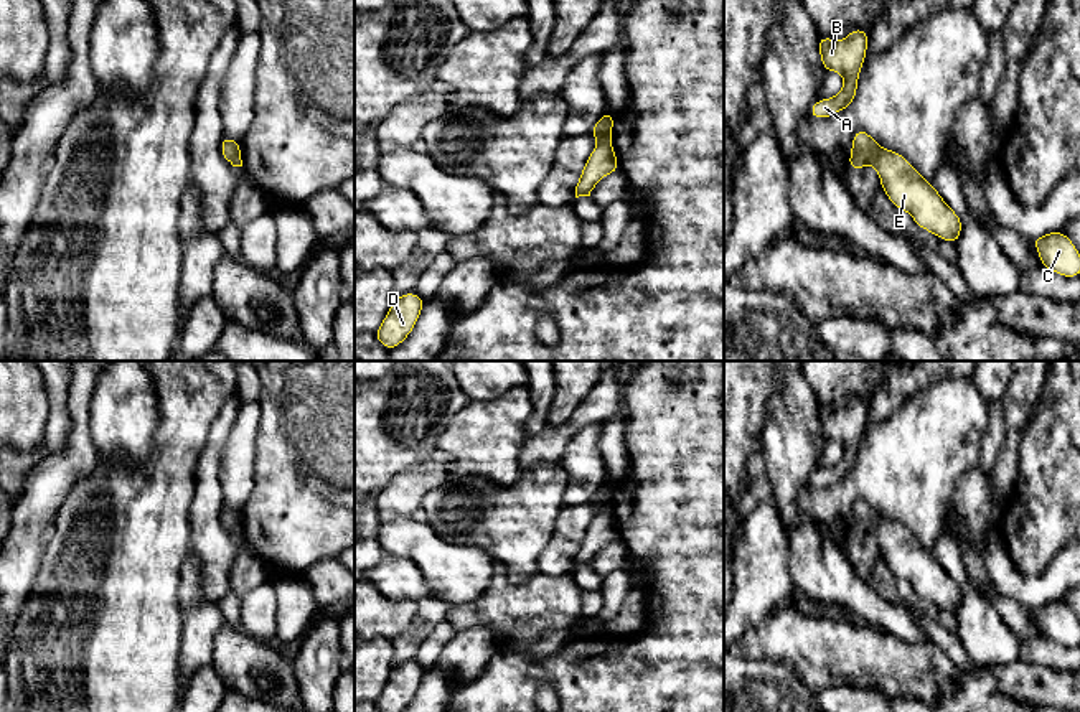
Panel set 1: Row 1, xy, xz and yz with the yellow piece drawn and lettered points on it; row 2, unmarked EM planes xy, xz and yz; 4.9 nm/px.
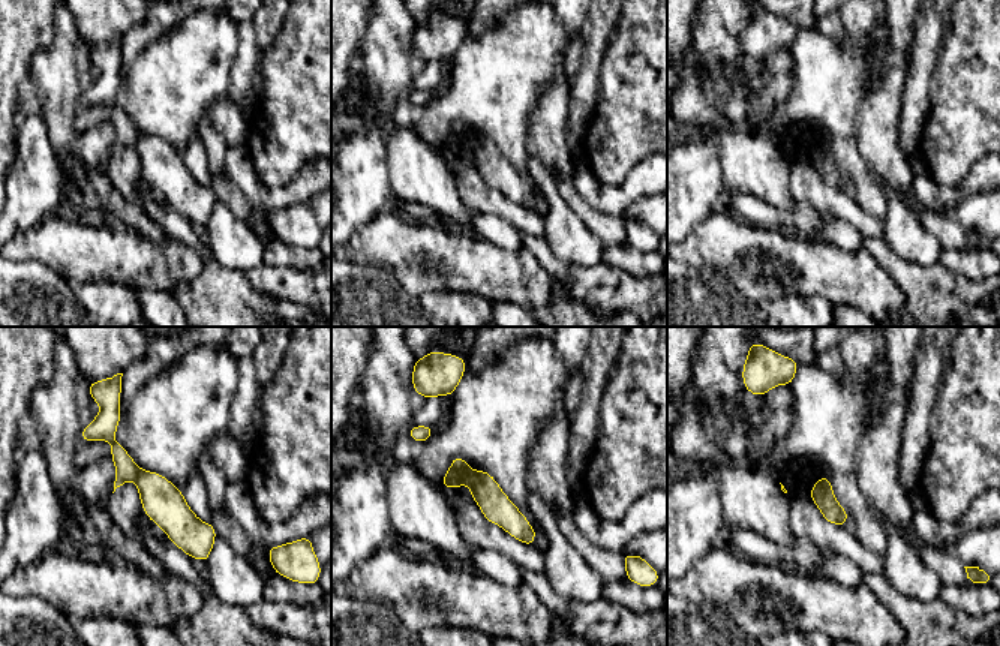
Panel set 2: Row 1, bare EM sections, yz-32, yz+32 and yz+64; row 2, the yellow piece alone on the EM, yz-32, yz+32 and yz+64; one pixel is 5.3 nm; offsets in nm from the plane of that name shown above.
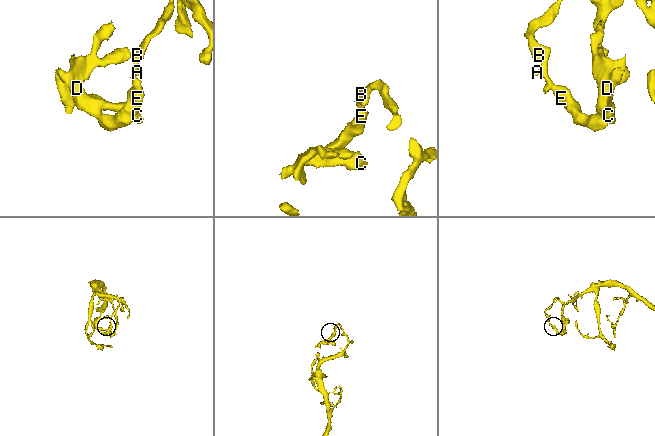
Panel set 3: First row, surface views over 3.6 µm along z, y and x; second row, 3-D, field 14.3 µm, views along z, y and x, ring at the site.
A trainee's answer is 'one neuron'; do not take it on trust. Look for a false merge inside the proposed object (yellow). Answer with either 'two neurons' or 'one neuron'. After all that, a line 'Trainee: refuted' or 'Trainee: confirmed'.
two neurons
Trainee: refuted

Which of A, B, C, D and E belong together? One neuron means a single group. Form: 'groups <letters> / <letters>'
groups A B / C D E

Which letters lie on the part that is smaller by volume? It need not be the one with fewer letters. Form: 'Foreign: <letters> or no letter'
Foreign: C, D, E

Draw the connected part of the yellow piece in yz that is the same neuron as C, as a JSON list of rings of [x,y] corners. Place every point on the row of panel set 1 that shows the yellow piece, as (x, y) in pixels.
[[[1052,231],[1031,241],[1042,267],[1068,279],[1080,275],[1080,254],[1067,234]]]

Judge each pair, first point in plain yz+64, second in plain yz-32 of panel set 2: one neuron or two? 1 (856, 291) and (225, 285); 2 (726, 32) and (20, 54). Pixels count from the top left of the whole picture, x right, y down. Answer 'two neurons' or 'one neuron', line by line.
1: two neurons
2: two neurons

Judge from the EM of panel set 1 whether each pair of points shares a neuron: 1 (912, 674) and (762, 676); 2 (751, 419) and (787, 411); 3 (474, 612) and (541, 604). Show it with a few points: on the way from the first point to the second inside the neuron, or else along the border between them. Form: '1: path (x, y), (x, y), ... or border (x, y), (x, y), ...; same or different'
1: border (760, 658), (782, 663), (812, 694); different
2: border (782, 379), (782, 386), (767, 401), (757, 450); different
3: path (490, 610), (525, 610); same

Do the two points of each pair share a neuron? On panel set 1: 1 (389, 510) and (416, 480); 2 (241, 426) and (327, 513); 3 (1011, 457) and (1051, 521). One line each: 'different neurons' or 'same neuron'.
1: same neuron
2: different neurons
3: different neurons

